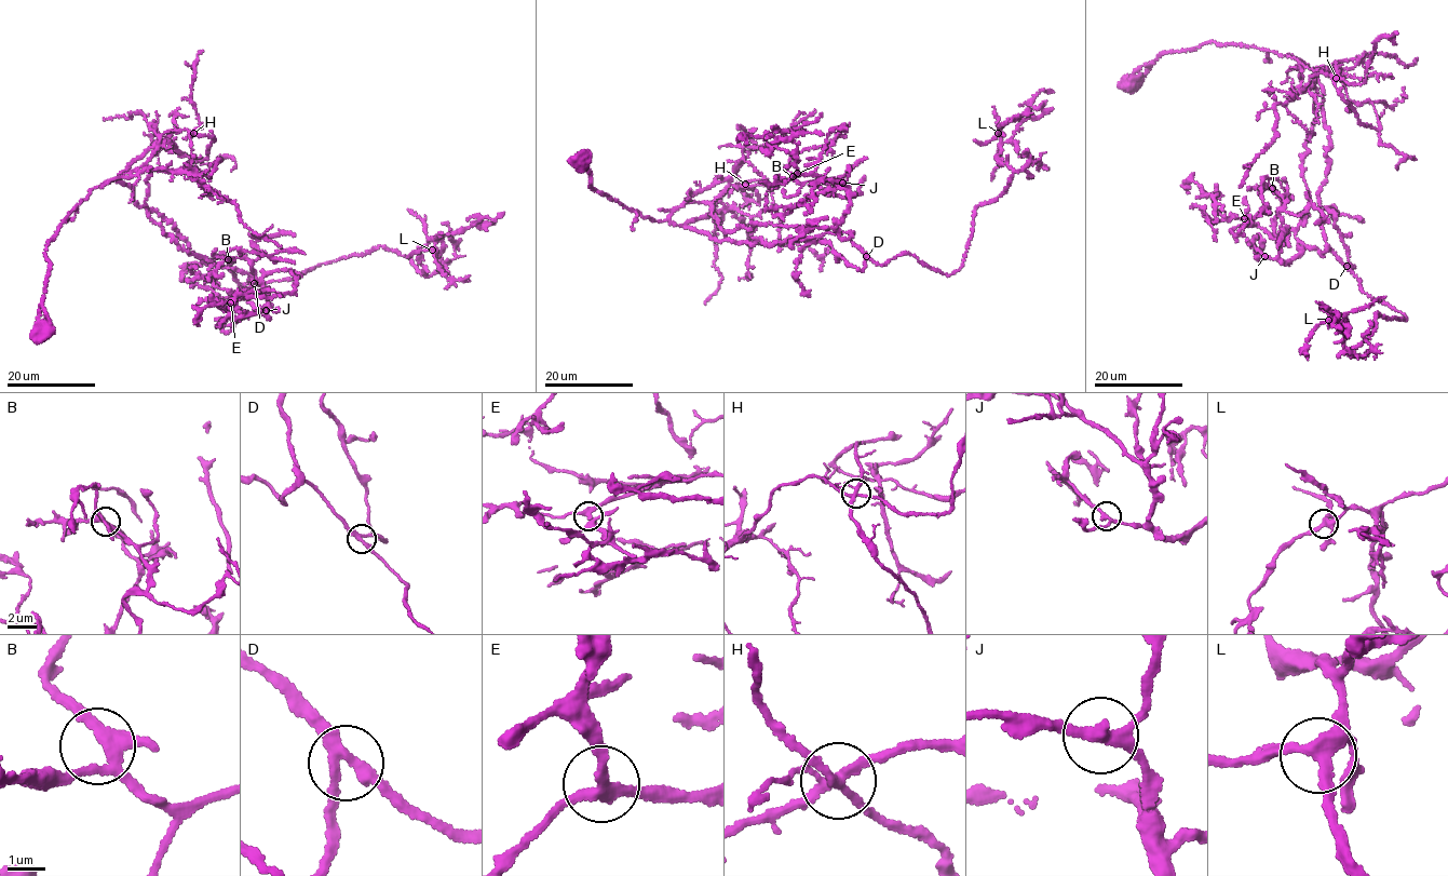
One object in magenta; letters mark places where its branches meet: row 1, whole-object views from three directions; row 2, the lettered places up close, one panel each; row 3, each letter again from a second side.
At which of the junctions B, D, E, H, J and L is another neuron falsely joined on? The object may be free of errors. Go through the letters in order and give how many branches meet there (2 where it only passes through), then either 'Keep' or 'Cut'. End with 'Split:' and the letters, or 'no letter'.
B: Branches: 4. Keep
D: Branches: 3. Keep
E: Branches: 3. Keep
H: Branches: 6. Cut
J: Branches: 3. Keep
L: Branches: 4. Keep
Split: H

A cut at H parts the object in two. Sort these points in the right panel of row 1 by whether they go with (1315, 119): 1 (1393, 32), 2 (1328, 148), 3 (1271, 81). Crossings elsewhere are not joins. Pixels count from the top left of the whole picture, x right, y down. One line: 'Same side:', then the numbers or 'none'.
Same side: none

